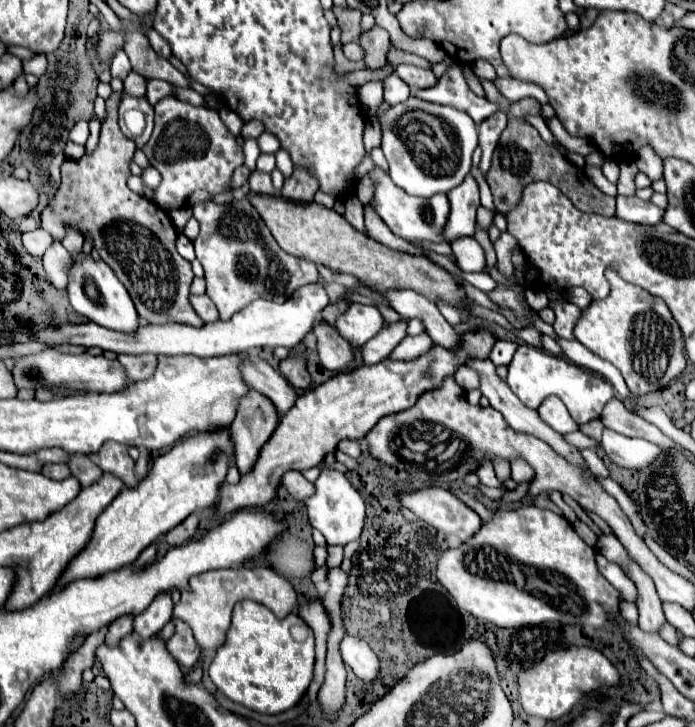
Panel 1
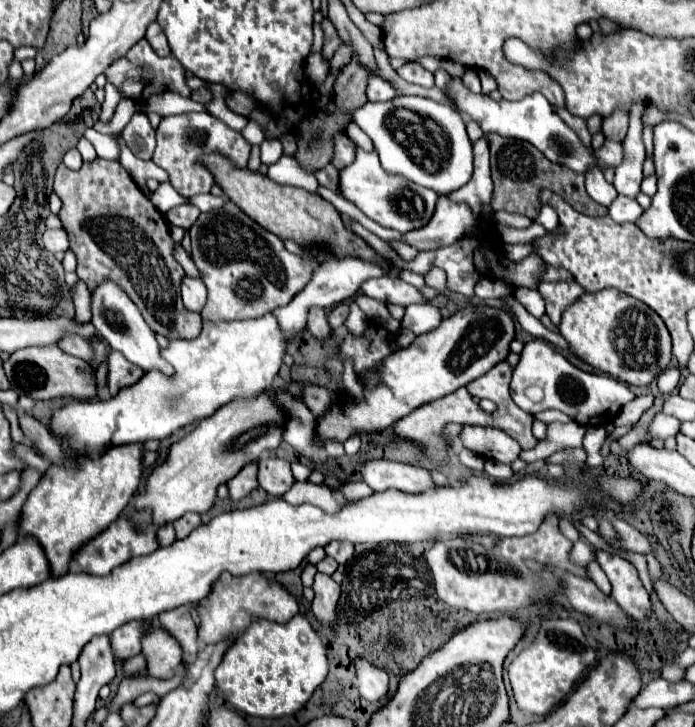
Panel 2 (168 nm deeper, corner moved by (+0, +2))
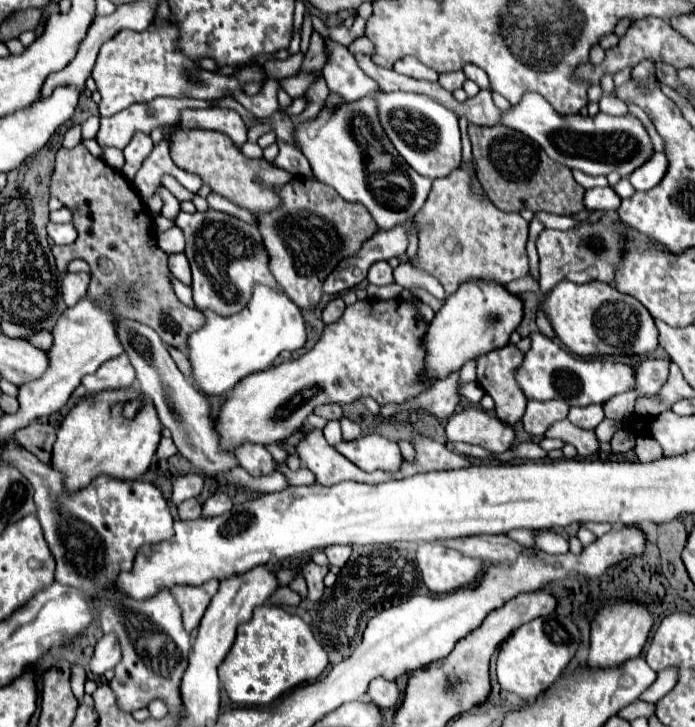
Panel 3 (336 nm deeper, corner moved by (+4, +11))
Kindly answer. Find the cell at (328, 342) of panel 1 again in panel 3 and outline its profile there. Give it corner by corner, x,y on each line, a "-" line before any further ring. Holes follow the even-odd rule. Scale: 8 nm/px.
294,177
290,183
274,191
282,203
270,213
258,213
256,225
262,235
264,249
268,251
270,273
276,277
284,293
306,311
318,305
324,279
332,273
332,269
342,259
358,253
362,243
378,231
378,225
364,205
336,197
334,189
328,189
328,185
316,179

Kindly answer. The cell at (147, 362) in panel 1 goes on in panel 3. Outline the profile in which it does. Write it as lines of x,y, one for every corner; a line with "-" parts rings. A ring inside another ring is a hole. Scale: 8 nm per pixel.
126,353
120,357
114,357
112,361
106,361
94,375
82,377
82,385
86,387
88,395
94,395
104,389
120,389
134,385
134,369

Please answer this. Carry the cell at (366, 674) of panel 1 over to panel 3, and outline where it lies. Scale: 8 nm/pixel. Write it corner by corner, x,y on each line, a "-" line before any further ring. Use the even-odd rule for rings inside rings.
376,679
368,687
368,697
378,705
378,707
396,707
400,701
400,691
394,681
384,681

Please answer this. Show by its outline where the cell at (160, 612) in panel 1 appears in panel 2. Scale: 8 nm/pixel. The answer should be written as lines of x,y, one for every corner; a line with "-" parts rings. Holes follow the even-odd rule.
128,622
112,632
112,650
120,660
128,660
142,652
142,638
148,630
150,622

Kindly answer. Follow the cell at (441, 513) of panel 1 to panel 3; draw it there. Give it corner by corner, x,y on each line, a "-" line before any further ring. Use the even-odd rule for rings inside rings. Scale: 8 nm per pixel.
376,433
358,437
354,441
340,441
336,445
336,451
368,473
376,469
398,469
402,461
398,445

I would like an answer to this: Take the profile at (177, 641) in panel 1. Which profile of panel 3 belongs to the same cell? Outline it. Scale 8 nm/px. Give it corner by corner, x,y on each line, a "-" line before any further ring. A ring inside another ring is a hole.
206,581
204,585
174,585
172,595
182,609
186,631
194,631
200,625
200,619
210,605
214,593
218,591
218,581

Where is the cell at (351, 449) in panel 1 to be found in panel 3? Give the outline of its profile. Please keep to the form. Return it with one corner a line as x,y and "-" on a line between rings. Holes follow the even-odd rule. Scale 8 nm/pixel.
342,417
342,435
344,435
344,439
346,441
352,441
352,439
356,439
356,437
360,437
362,435
362,431
360,431
360,425
356,425
354,421
350,421
350,419
346,419
346,417

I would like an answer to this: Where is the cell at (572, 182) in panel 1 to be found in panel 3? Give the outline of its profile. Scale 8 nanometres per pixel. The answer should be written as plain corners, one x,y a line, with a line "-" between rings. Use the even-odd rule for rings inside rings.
496,125
496,127
468,127
468,137
472,141
472,155
476,163
478,179
488,195
488,199
506,213
516,213
530,209
534,213
548,211
554,215
574,215
584,209
584,187
572,177
572,171
558,161
550,159
544,149
534,145
532,139
516,129

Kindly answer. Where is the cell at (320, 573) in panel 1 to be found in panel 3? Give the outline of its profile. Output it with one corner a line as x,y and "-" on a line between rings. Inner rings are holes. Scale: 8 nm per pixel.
283,586
275,591
275,593
269,598
269,601
274,606
297,606
301,601
301,597
288,586

